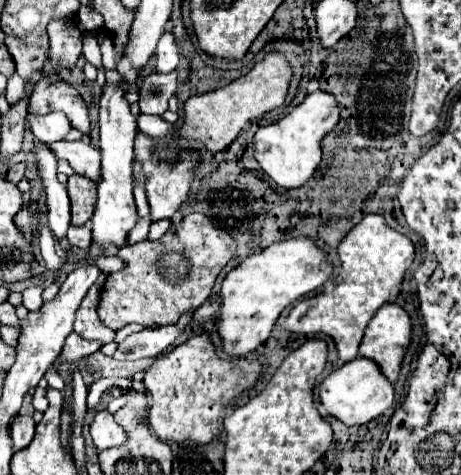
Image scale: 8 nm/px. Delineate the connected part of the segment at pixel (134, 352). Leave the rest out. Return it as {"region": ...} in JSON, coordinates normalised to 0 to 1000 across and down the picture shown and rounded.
{"region":[[[406,655],[397,672],[380,684],[362,684],[349,693],[310,693],[302,701],[280,705],[267,722],[258,722],[249,756],[310,756],[310,752],[341,752],[349,747],[375,718],[401,697],[401,688],[419,676],[419,655]]]}

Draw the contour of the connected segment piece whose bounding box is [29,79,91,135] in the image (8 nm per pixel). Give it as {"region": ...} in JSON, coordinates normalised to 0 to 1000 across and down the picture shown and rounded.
{"region":[[[85,166],[72,183],[72,200],[63,213],[67,238],[111,238],[137,234],[150,246],[150,259],[193,284],[193,242],[180,204],[141,171],[102,175],[102,166]]]}

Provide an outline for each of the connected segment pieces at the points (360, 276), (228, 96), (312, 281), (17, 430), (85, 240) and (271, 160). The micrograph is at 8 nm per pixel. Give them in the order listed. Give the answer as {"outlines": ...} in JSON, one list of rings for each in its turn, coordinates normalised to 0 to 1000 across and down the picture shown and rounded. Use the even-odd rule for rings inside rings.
{"outlines":[[[[792,453],[740,507],[731,520],[744,566],[731,583],[722,608],[705,608],[683,625],[649,634],[623,663],[618,688],[636,701],[705,701],[722,709],[735,756],[744,764],[774,752],[787,701],[805,667],[835,638],[852,638],[870,617],[870,592],[879,571],[900,545],[900,516],[848,482],[826,453]]],[[[601,107],[579,112],[562,133],[553,133],[553,141],[536,158],[501,171],[488,183],[410,204],[397,225],[401,263],[388,272],[388,284],[406,288],[406,293],[432,293],[445,301],[445,309],[453,318],[475,322],[479,314],[501,305],[501,297],[518,284],[518,276],[527,272],[531,259],[614,221],[614,213],[627,196],[631,162],[636,162],[636,149],[631,149],[631,137],[618,124],[618,116],[601,112]]],[[[662,495],[623,503],[623,507],[610,507],[610,512],[592,512],[592,516],[575,520],[566,533],[536,541],[518,562],[510,562],[488,583],[488,592],[479,600],[484,642],[479,642],[475,705],[479,705],[479,718],[484,718],[484,735],[501,752],[527,752],[527,747],[553,739],[588,705],[588,693],[592,693],[601,667],[610,663],[610,655],[623,642],[631,642],[640,629],[692,608],[718,583],[718,575],[722,575],[722,554],[714,549],[709,533],[701,524],[692,524],[675,499],[662,499]]],[[[37,874],[33,886],[24,891],[24,920],[28,920],[28,945],[54,945],[76,916],[76,886],[67,878]]],[[[180,474],[180,478],[150,478],[145,503],[150,503],[154,516],[189,524],[197,516],[197,482],[189,474]]],[[[692,187],[666,200],[666,208],[653,221],[644,221],[627,242],[618,242],[601,259],[562,267],[562,276],[549,288],[553,335],[605,394],[618,398],[653,394],[679,373],[683,356],[696,343],[696,293],[709,280],[718,280],[731,267],[731,259],[735,259],[735,221],[727,200]]]]}

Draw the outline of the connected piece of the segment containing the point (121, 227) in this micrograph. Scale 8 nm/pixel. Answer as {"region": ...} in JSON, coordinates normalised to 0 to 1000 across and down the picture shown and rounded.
{"region":[[[228,179],[215,225],[215,267],[219,267],[219,377],[210,385],[210,427],[202,465],[202,512],[215,516],[219,541],[258,537],[262,520],[271,520],[280,486],[293,478],[302,453],[289,419],[289,288],[297,280],[297,251],[280,234],[280,217],[267,208],[271,192],[254,179]]]}

